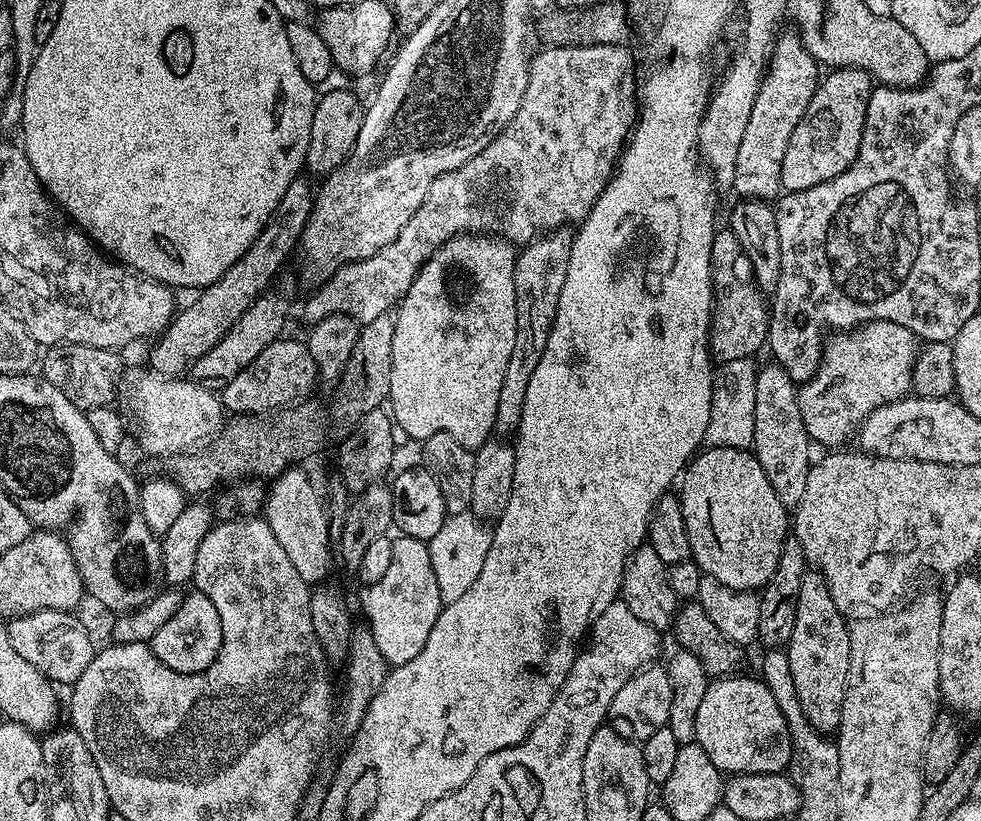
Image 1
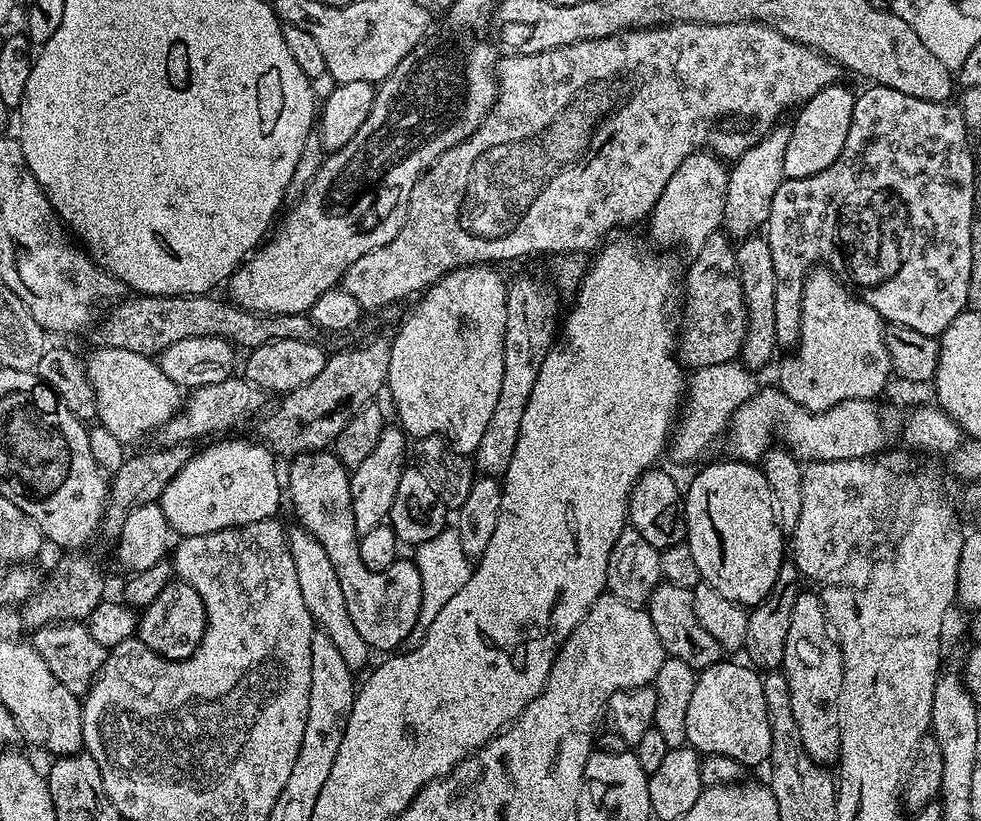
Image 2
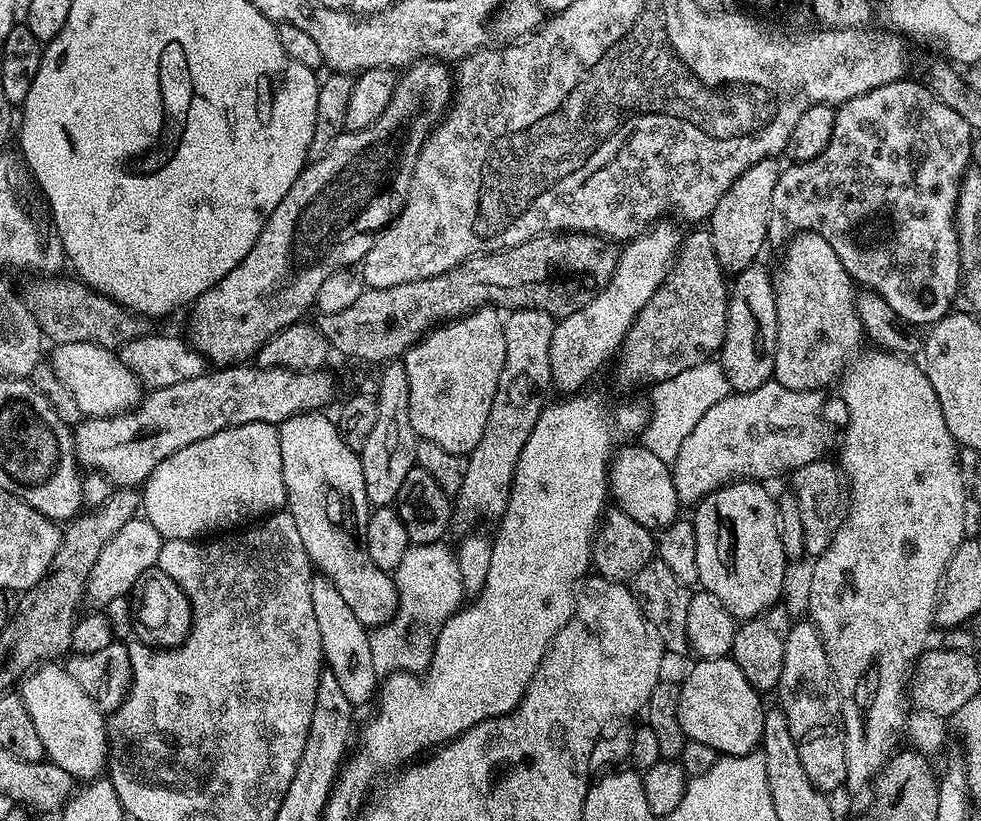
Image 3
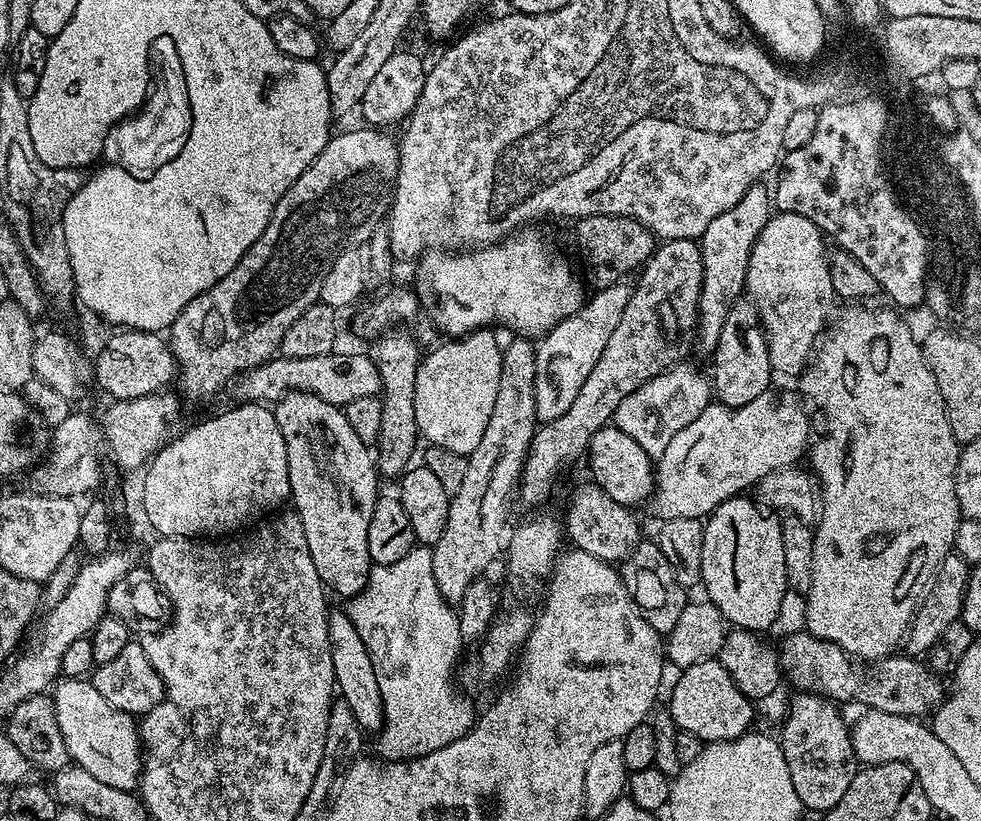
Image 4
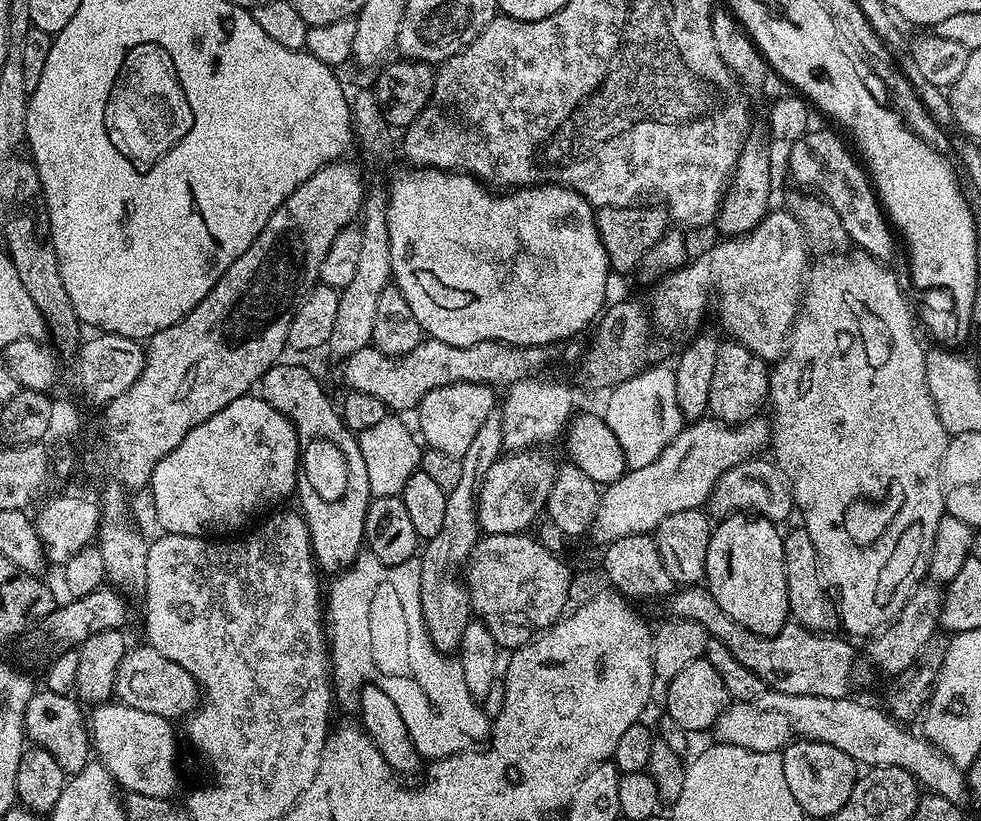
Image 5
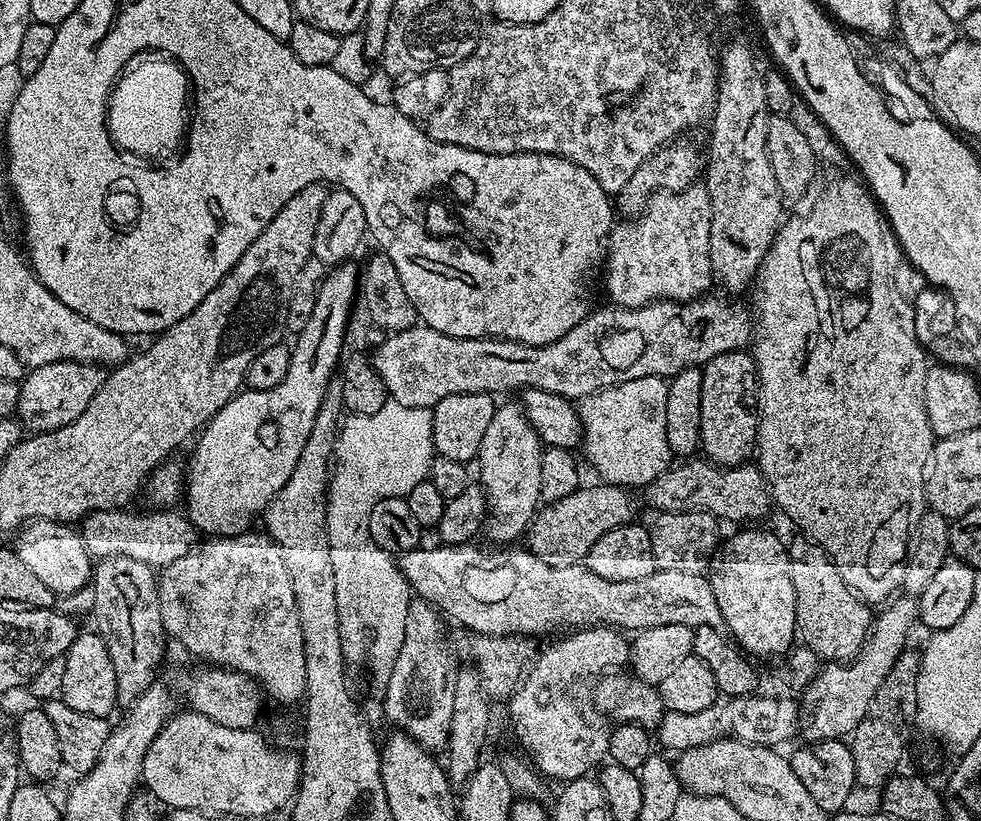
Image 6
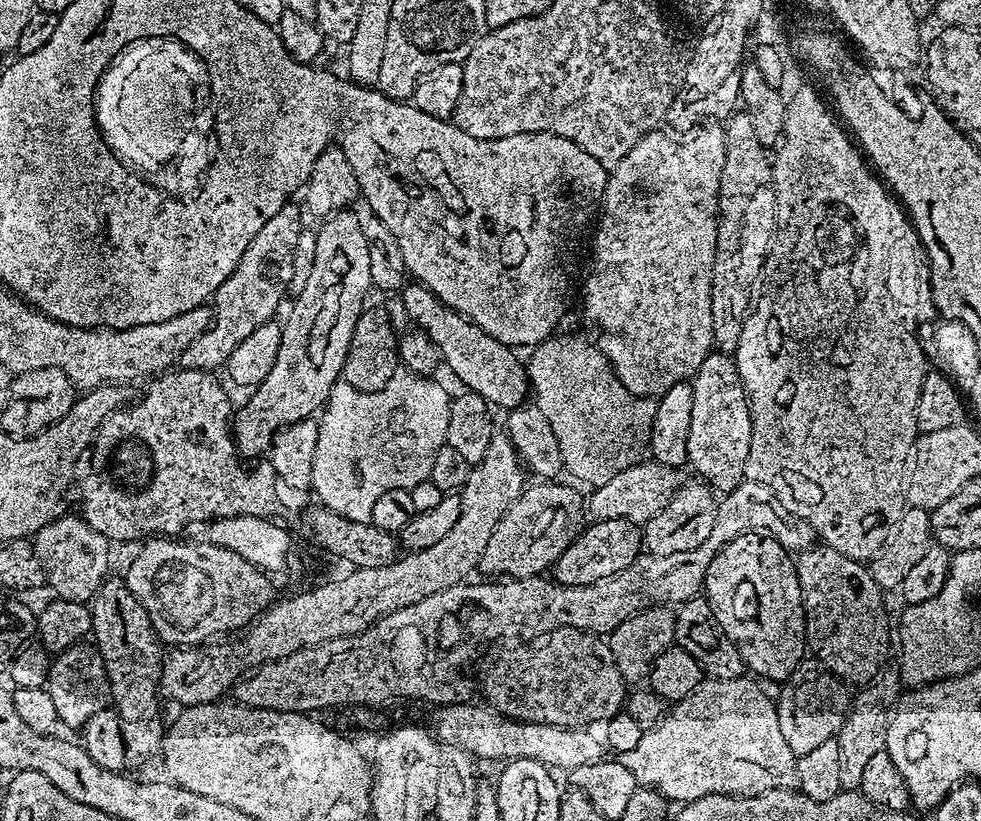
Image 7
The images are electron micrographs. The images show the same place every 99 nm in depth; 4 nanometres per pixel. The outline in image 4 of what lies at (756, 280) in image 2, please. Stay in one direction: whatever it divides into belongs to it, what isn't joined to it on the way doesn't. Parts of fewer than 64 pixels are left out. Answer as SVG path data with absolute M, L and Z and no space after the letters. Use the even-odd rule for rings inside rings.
M751 299L737 300L730 314L726 314L726 322L722 322L722 334L718 334L718 346L712 352L710 363L710 383L714 389L715 399L728 408L746 406L746 402L754 402L758 394L773 387L774 373L768 343L764 338L760 315Z

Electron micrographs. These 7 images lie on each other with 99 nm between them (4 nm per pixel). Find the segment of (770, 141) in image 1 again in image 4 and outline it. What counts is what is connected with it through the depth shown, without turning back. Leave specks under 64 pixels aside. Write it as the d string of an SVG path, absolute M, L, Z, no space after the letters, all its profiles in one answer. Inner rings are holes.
M757 182L726 210L726 214L718 214L710 226L701 234L698 241L702 254L704 277L702 278L702 294L700 295L700 312L696 315L695 351L701 352L704 358L711 357L718 346L718 334L722 334L722 322L726 322L726 314L736 305L737 300L745 295L746 270L750 262L750 254L756 245L758 234L762 234L762 226L766 226L768 217L773 215L774 208L770 203L770 192L764 189L763 183Z

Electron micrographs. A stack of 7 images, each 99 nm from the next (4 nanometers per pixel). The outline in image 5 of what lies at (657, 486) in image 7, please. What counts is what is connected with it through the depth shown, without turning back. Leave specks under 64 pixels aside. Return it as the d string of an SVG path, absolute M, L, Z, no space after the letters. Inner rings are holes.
M764 458L744 460L738 466L726 470L726 474L722 474L722 478L718 478L707 503L713 517L751 514L762 516L773 522L781 522L780 520L786 519L791 512L794 512L792 485L771 459L760 459Z

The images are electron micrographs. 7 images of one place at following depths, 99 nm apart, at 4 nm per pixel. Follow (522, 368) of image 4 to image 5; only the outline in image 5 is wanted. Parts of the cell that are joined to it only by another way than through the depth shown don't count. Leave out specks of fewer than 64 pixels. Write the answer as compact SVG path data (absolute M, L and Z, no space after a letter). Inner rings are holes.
M492 415L482 422L482 427L470 442L470 450L463 456L462 478L458 487L448 493L446 518L442 530L433 540L423 545L418 556L420 565L420 593L422 594L422 614L426 622L428 637L438 651L452 654L459 649L462 634L470 619L468 590L463 579L456 577L456 571L469 563L481 539L480 523L476 520L476 494L478 491L478 473L487 468L494 460L499 460L505 451L504 431L499 415Z

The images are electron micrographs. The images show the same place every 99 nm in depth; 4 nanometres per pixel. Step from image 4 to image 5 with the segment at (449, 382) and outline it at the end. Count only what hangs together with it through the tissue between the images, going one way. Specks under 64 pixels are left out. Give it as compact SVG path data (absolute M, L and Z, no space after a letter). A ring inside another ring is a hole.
M447 384L438 386L426 394L418 405L420 412L420 432L424 435L423 443L434 450L442 450L442 454L463 458L466 450L470 450L470 442L478 434L482 422L490 418L497 411L498 396L486 384Z

